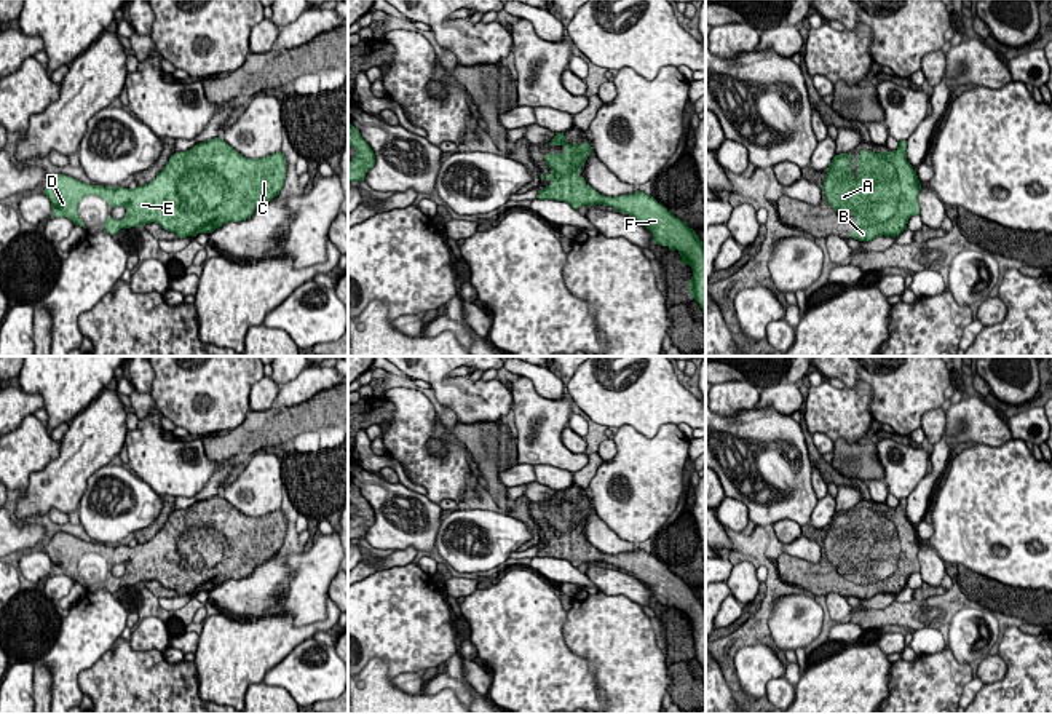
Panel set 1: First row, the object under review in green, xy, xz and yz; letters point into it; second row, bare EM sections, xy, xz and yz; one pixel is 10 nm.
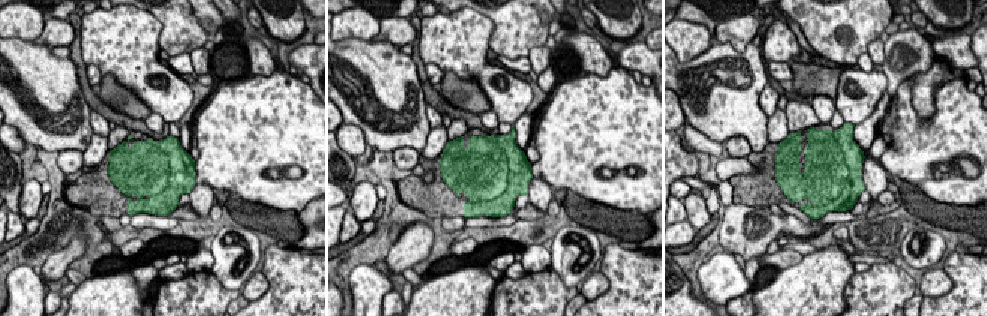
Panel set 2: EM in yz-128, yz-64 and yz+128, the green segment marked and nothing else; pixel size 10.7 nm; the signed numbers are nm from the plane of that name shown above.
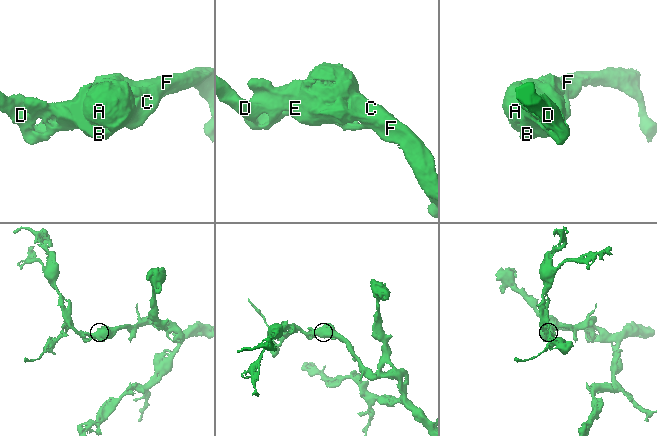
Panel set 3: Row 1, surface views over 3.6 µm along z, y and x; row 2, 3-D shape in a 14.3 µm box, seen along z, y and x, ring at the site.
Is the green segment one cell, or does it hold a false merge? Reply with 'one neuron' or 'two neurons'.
one neuron

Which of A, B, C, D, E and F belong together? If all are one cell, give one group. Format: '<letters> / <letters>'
A B C D E F

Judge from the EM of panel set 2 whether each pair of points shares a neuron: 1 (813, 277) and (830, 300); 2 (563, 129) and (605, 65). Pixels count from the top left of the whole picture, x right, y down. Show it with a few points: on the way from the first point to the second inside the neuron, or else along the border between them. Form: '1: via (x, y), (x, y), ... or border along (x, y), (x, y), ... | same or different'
1: via (816, 283), (824, 294) | same
2: border along (612, 66), (605, 75), (584, 74) | different

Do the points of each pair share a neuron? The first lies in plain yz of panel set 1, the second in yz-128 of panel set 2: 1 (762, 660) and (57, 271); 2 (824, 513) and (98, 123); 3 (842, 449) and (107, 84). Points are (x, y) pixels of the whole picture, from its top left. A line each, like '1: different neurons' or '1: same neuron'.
1: different neurons
2: different neurons
3: same neuron

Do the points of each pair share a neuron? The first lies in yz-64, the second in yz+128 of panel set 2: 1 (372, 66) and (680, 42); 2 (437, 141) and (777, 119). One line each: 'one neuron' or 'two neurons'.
1: two neurons
2: one neuron

